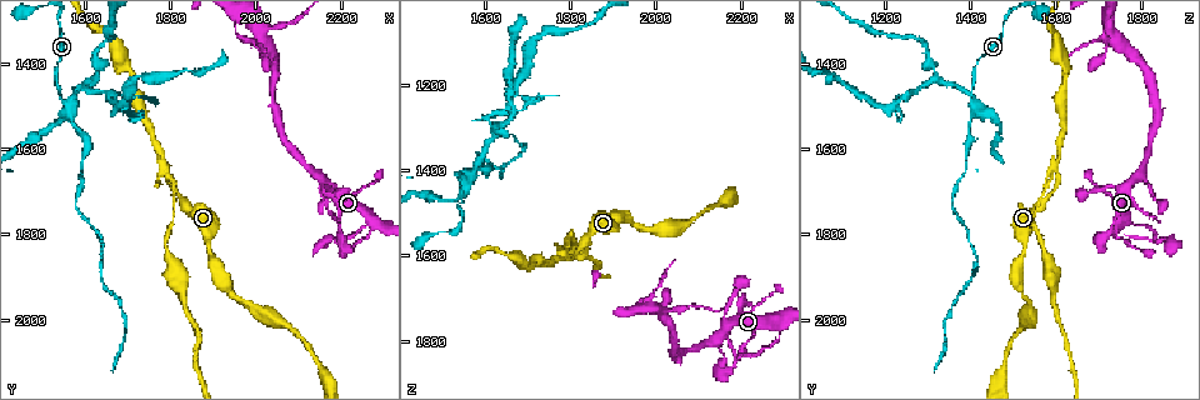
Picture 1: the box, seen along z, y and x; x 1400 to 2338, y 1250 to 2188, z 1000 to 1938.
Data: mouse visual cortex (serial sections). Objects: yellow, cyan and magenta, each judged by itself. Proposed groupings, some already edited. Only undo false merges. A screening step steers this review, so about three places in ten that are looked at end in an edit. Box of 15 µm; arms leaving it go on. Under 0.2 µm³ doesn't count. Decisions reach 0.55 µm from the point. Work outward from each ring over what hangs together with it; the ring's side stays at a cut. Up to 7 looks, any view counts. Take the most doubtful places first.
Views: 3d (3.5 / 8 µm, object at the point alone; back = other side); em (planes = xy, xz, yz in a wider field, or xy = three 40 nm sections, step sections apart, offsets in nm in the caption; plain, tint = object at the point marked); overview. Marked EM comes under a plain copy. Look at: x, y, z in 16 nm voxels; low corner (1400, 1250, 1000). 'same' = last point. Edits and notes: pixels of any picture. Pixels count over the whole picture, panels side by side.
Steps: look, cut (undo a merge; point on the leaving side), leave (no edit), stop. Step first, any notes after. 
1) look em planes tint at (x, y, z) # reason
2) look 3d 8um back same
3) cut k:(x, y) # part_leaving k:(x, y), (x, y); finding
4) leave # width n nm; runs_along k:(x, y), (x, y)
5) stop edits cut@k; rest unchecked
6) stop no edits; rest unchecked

look 3d 3.5um at (1790, 1640, 1595)

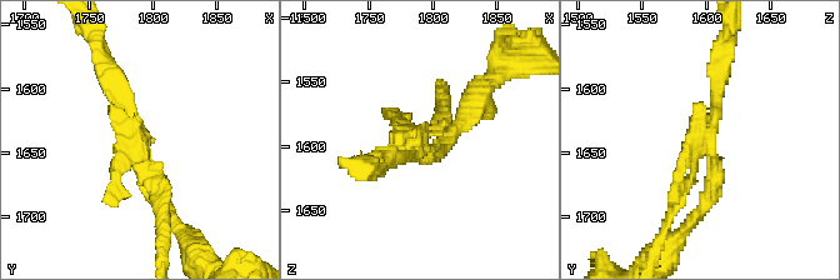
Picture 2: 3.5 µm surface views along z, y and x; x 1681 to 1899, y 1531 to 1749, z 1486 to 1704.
look em planes tint at (1786, 1640, 1600) # now the EM

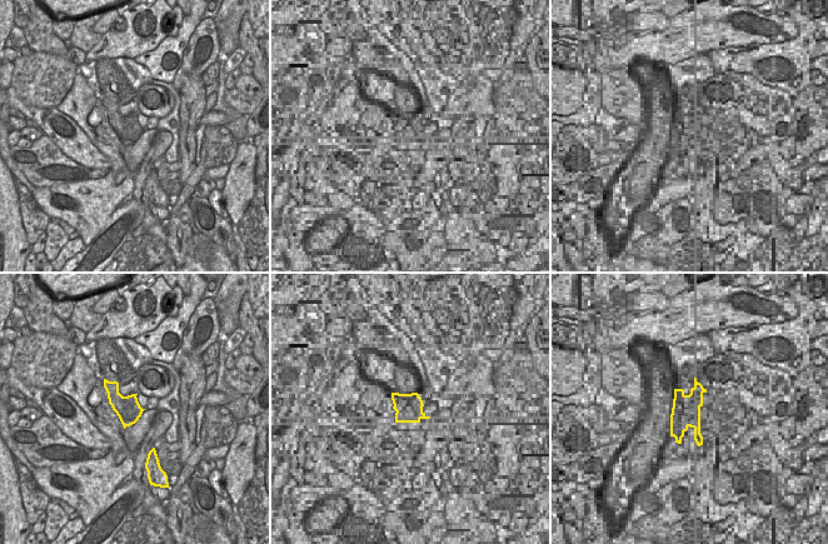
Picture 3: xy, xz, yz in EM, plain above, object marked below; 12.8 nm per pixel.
look em xy step 5 tint same # another direction

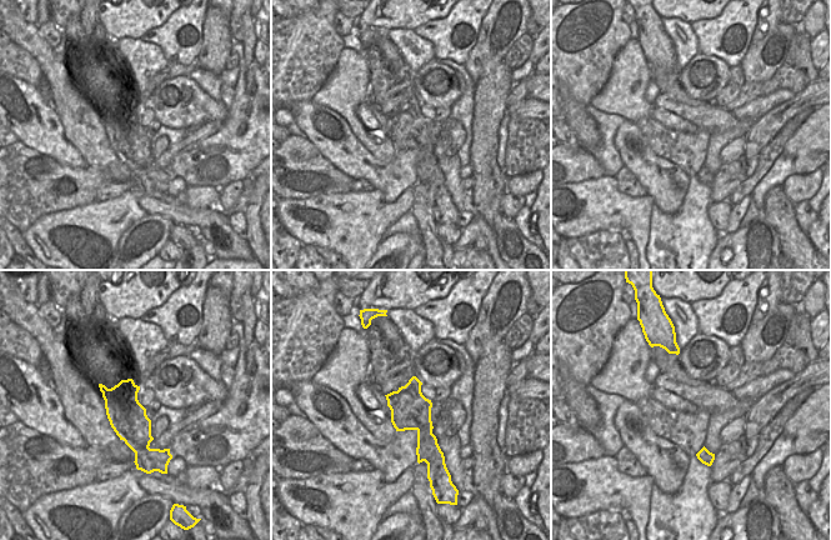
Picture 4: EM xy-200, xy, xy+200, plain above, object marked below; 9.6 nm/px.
cut 2:(669, 218) # part_leaving 2:(444, 121), (440, 80); a second cell is stuck on

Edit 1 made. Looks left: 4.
look 3d 3.5um at (1555, 1490, 1405) # thin arm on a thick one

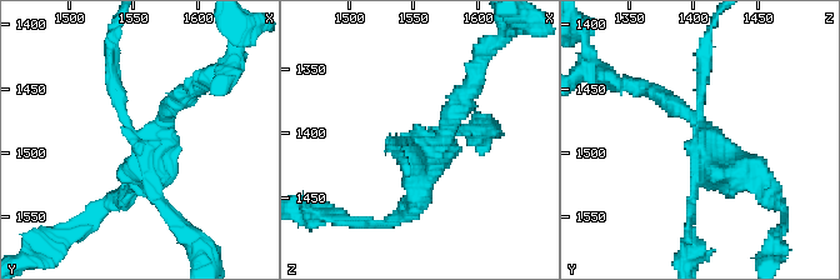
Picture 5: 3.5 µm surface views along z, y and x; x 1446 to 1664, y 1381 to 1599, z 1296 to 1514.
look em planes tint at (1554, 1490, 1406) # shape alone is not enough

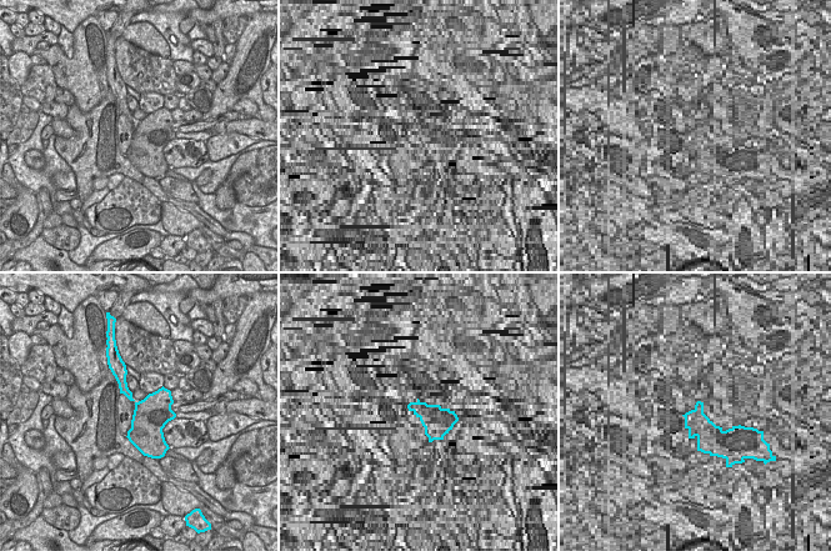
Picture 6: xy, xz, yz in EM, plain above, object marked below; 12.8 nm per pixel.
cut 5:(445, 120) # arm_widths 150, 150, 250, 350 nm; part_leaving 5:(419, 141), (445, 135), (476, 68); two cells meet here

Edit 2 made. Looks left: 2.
stop edits cut@2, cut@5; rest unchecked

